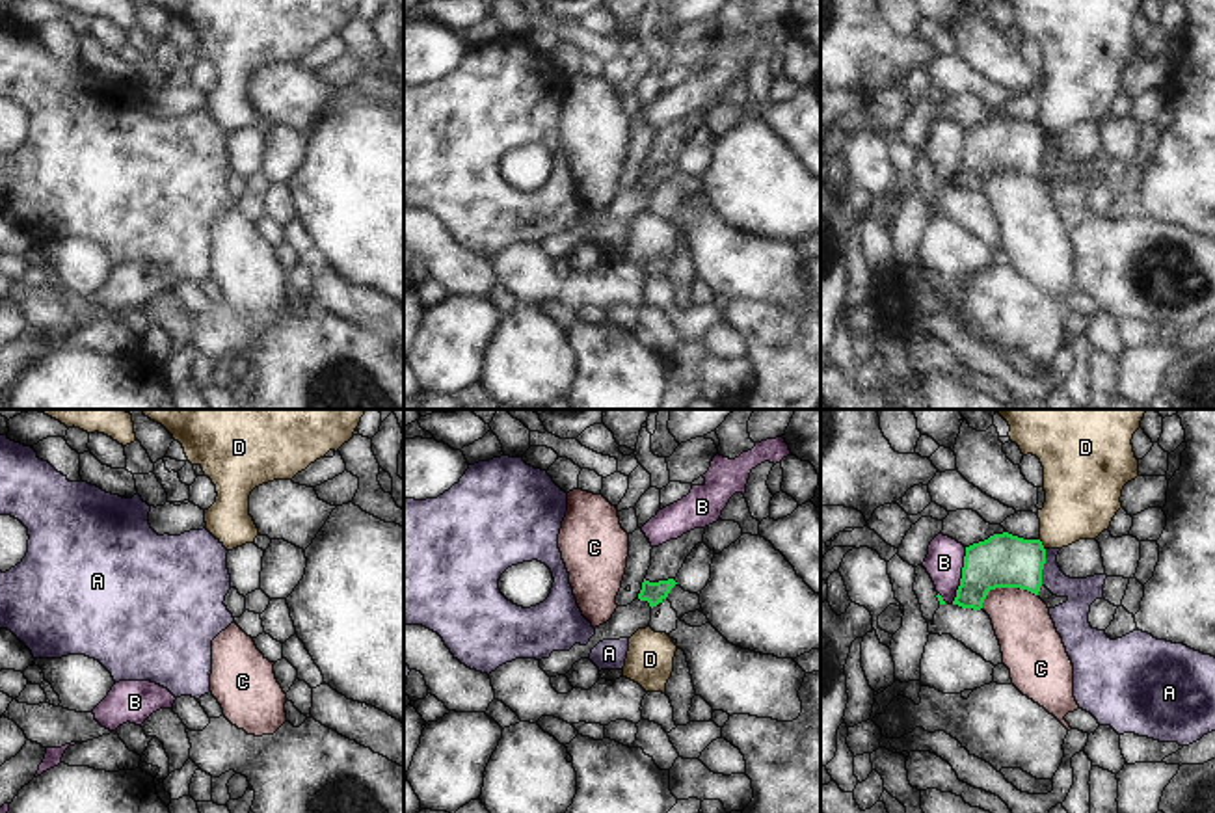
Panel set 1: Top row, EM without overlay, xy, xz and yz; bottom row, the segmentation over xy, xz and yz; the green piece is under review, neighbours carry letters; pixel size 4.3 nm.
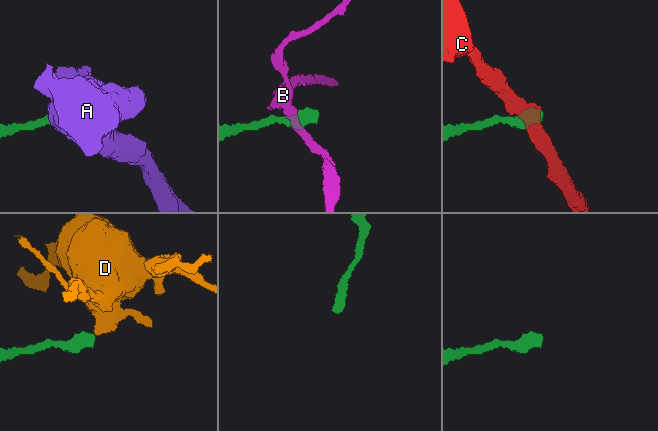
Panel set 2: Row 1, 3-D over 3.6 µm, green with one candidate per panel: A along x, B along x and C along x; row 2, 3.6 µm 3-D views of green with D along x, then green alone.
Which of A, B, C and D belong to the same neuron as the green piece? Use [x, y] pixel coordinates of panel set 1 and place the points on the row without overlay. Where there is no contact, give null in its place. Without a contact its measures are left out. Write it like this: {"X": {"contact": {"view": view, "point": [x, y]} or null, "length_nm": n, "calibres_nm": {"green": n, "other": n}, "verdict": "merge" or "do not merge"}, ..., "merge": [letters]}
{"A": {"contact": {"view": "yz", "point": [1042, 151]}, "length_nm": 160, "calibres_nm": {"green": 240, "other": 150}, "verdict": "do not merge"}, "B": {"contact": {"view": "yz", "point": [962, 159]}, "length_nm": 260, "calibres_nm": {"green": 240, "other": 160}, "verdict": "do not merge"}, "C": {"contact": {"view": "yz", "point": [1005, 170]}, "length_nm": 260, "calibres_nm": {"green": 240, "other": 260}, "verdict": "do not merge"}, "D": {"contact": {"view": "yz", "point": [1041, 127]}, "length_nm": 60, "calibres_nm": {"green": 240, "other": 300}, "verdict": "do not merge"}, "merge": []}

